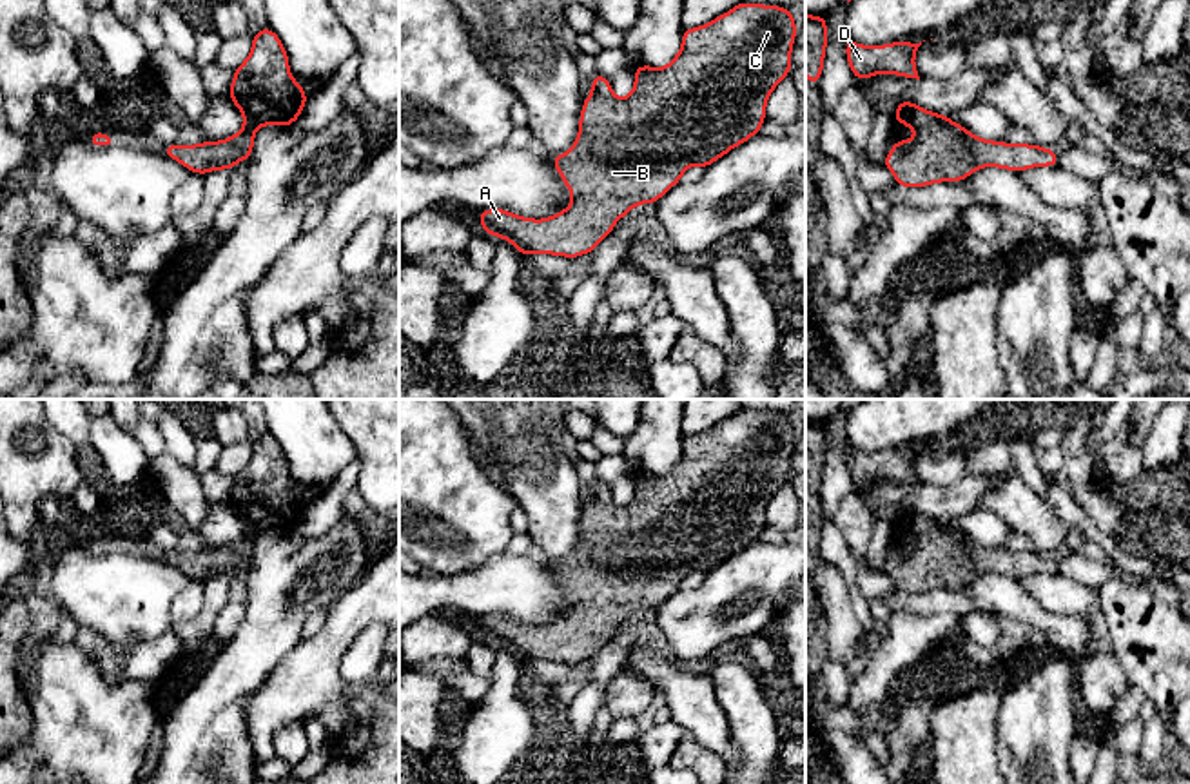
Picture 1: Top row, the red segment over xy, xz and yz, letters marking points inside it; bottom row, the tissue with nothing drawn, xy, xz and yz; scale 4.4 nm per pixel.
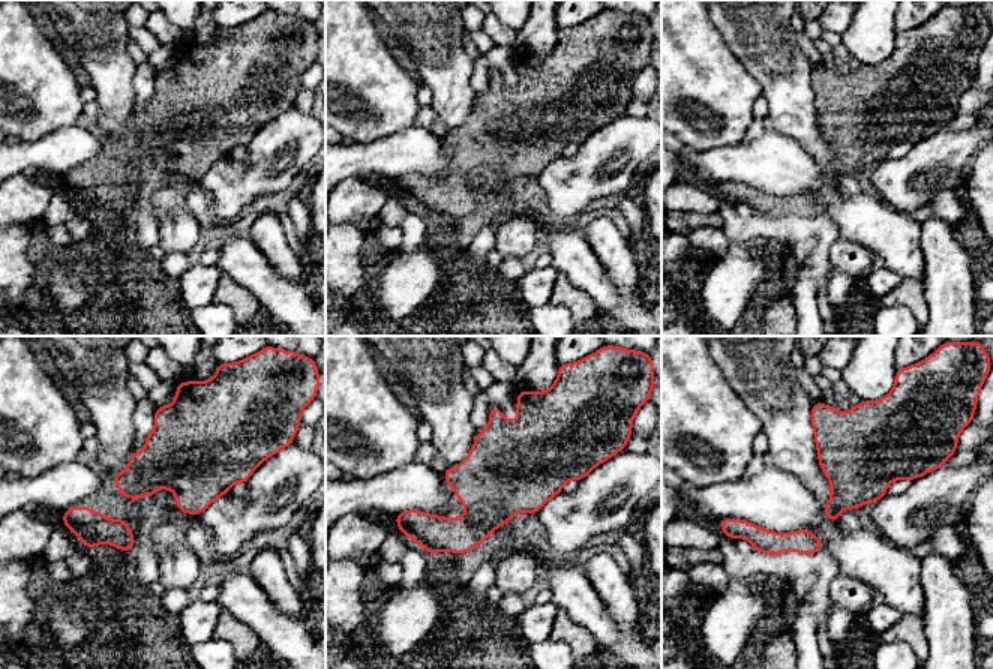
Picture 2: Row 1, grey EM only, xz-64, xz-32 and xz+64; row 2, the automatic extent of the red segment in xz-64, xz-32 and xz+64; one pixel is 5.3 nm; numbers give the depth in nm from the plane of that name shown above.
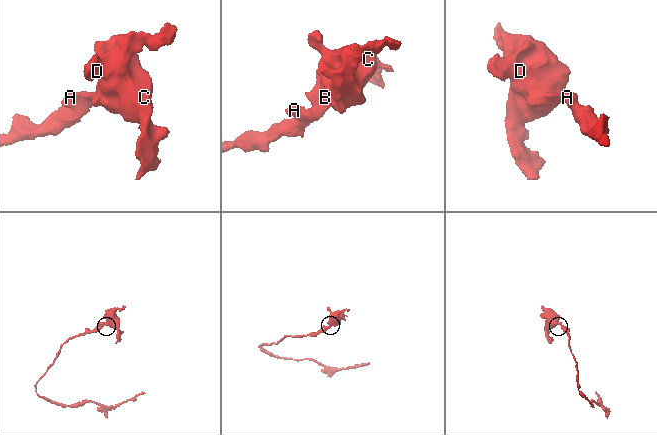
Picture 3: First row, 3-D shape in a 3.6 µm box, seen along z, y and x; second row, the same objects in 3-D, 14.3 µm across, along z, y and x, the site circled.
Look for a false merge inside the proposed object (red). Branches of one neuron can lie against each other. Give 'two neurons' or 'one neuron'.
one neuron

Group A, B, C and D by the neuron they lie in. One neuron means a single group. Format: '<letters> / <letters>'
A B C D

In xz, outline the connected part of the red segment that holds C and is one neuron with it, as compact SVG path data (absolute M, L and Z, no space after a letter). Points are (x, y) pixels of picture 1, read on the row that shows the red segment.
M742 4L695 29L682 29L678 54L666 67L635 67L635 85L629 96L617 98L606 76L595 74L591 93L582 102L579 136L573 147L550 158L570 194L575 198L562 212L544 220L522 218L504 209L477 212L481 229L508 240L524 258L546 252L579 258L590 254L611 234L615 223L640 203L657 203L664 192L680 183L691 167L709 167L736 145L758 134L766 122L766 103L771 91L791 73L791 49L796 38L796 20L780 5Z

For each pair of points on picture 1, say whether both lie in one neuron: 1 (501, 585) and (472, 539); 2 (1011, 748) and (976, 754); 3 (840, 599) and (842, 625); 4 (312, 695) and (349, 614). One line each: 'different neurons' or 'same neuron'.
1: different neurons
2: different neurons
3: same neuron
4: same neuron

